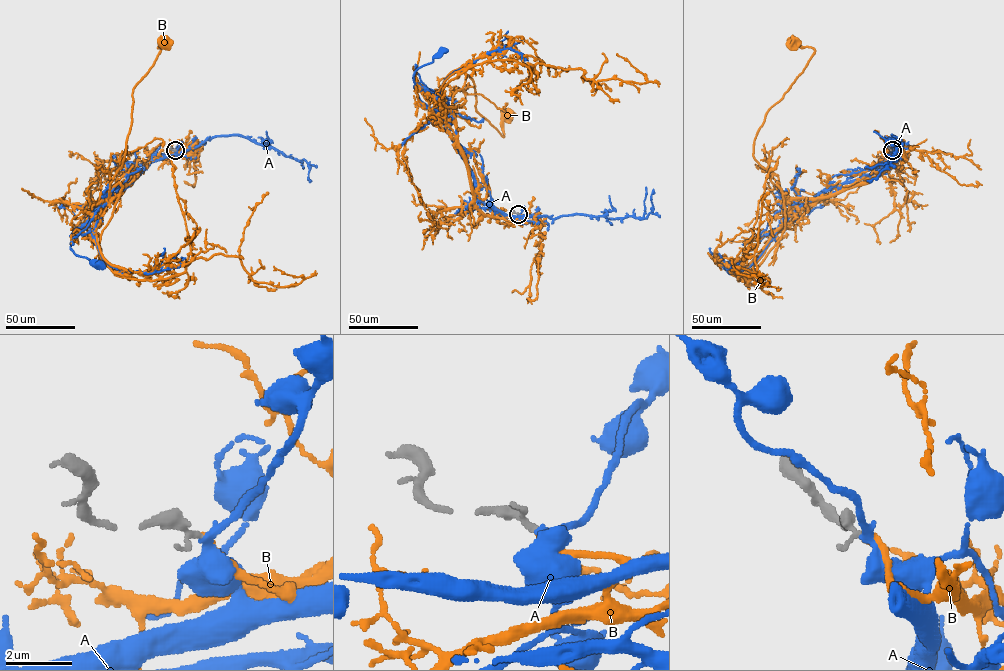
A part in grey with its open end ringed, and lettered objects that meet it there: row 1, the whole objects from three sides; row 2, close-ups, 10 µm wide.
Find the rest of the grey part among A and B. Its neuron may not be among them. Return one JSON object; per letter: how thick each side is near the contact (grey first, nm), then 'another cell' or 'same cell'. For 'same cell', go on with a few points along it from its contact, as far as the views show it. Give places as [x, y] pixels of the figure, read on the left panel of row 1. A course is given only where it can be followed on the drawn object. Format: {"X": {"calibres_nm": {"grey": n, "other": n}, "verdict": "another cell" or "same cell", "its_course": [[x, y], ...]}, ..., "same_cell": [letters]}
{"A": {"calibres_nm": {"grey": 240, "other": 280}, "verdict": "another cell"}, "B": {"calibres_nm": {"grey": 240, "other": 200}, "verdict": "same cell", "its_course": [[176, 150], [145, 159], [109, 196], [124, 159], [133, 88], [160, 45], [166, 46]]}, "same_cell": ["B"]}

